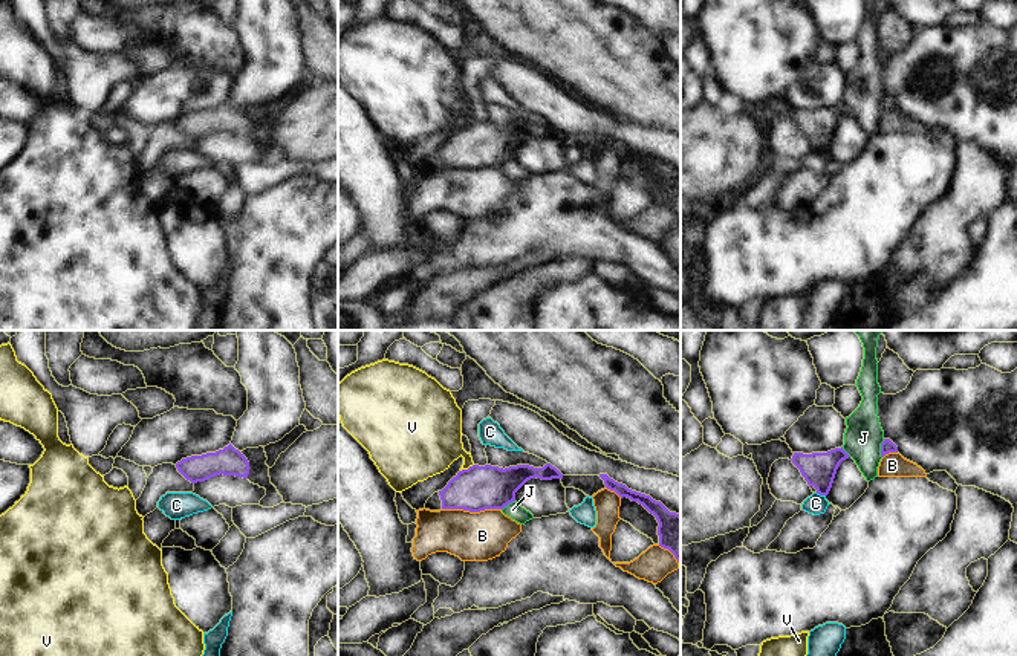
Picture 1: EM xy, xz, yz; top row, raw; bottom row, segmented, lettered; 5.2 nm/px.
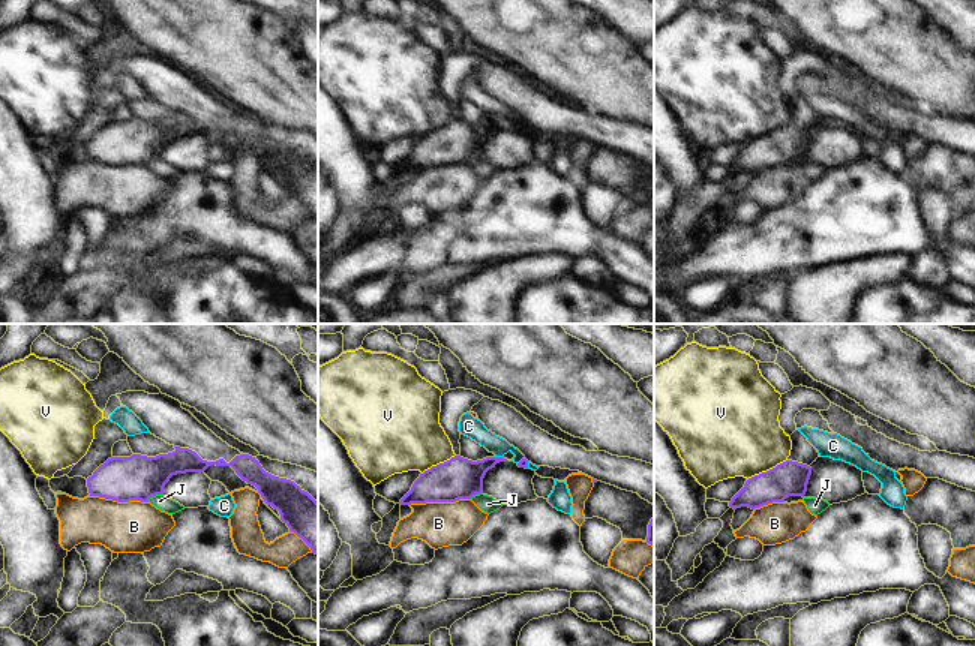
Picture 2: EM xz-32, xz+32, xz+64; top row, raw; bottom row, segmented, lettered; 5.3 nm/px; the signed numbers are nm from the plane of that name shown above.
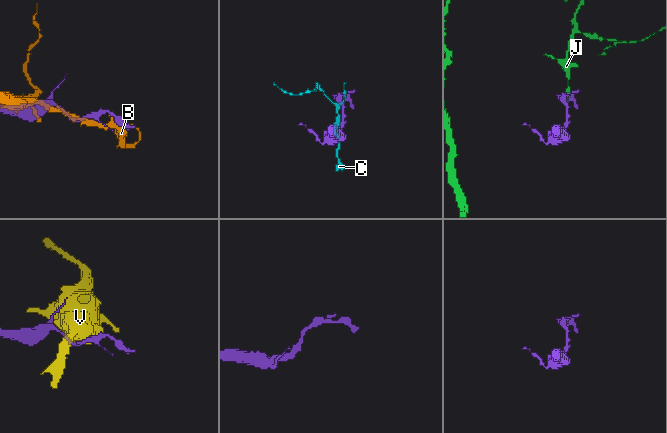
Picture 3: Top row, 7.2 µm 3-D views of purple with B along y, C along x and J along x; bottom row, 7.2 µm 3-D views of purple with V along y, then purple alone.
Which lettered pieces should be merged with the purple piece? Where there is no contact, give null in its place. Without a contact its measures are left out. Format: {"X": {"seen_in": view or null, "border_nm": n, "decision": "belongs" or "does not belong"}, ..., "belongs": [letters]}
{"B": {"seen_in": "xz", "border_nm": 320, "decision": "does not belong"}, "C": {"seen_in": "yz", "border_nm": 60, "decision": "does not belong"}, "J": {"seen_in": "yz", "border_nm": 110, "decision": "does not belong"}, "V": {"seen_in": "xz", "border_nm": 80, "decision": "does not belong"}, "belongs": []}

